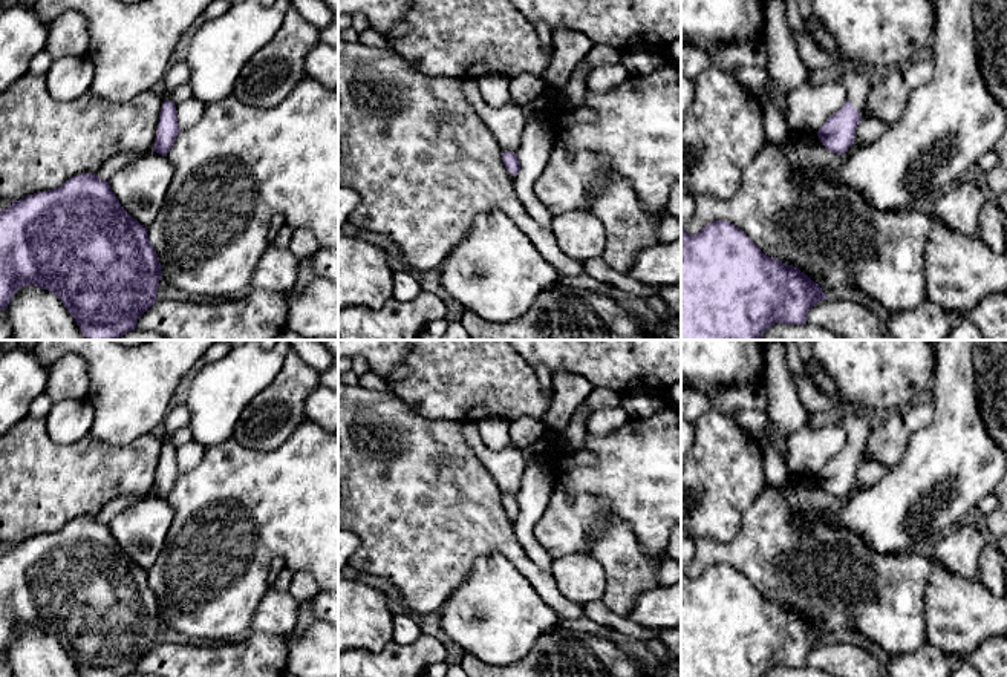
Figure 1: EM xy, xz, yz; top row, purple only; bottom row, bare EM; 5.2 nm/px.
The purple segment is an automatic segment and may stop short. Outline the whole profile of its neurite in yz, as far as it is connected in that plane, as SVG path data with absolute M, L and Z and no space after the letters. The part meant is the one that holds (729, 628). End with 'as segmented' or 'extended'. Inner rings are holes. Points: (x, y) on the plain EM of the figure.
M713 564L698 577L681 573L681 677L764 677L774 666L807 666L808 654L826 642L819 626L793 608L764 597L744 574Z; as segmented

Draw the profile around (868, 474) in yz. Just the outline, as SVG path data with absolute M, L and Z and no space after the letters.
M860 461L855 472L854 486L859 489L859 492L868 490L891 469L892 466L883 466L872 461Z

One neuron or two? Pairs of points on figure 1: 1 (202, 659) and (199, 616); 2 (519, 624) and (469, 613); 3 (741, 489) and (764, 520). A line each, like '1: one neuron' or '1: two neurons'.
1: two neurons
2: one neuron
3: two neurons

